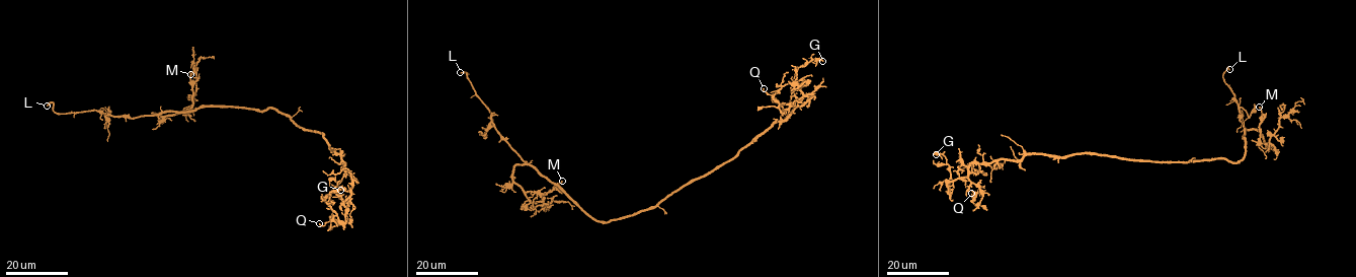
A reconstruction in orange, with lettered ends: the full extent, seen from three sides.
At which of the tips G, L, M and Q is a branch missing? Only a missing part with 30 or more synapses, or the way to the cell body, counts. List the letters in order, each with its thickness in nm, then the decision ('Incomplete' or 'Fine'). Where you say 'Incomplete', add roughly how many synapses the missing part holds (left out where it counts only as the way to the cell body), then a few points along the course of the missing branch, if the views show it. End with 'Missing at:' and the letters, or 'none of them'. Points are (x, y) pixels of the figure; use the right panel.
G: Thickness 140 nm. Fine
L: Thickness 200 nm. Incomplete. Course of what is missing: (1229, 69), (1250, 70), (1270, 75), (1283, 87)
M: Thickness 130 nm. Fine
Q: Thickness 110 nm. Fine
Missing at: L

